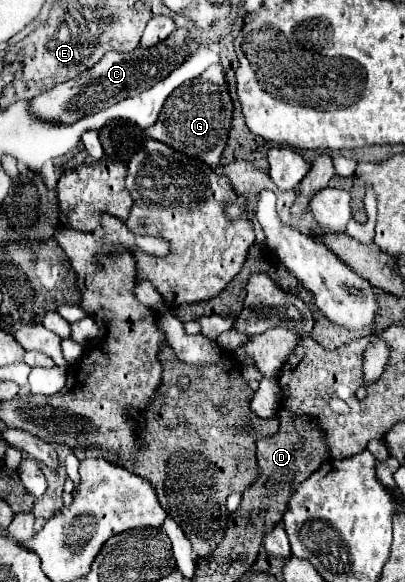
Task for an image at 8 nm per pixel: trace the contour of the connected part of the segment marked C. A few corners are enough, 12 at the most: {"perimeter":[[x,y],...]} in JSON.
{"perimeter":[[188,31],[132,53],[108,51],[30,99],[42,121],[74,123],[162,81]]}

